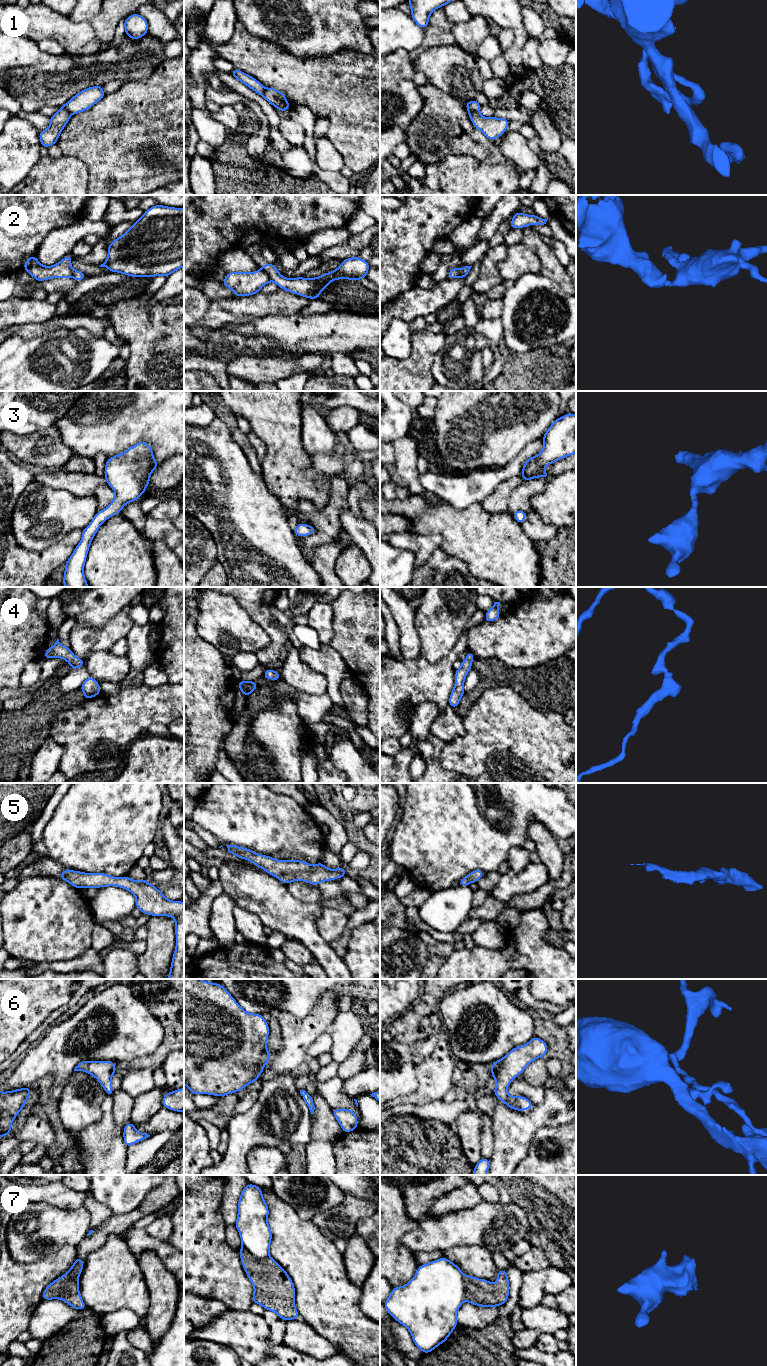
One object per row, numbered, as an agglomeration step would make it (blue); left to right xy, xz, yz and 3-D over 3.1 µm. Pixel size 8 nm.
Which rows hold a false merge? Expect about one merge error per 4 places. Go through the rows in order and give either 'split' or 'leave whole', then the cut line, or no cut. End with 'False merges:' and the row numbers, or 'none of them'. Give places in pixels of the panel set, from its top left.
1: split; cut in yz along (467, 108), (478, 113)
2: split; cut in xz along (261, 269), (271, 280)
3: leave whole; no cut
4: leave whole; no cut
5: leave whole; no cut
6: leave whole; no cut
7: split; cut in xz along (242, 1246), (259, 1259), (269, 1257)
False merges: 1, 2, 7

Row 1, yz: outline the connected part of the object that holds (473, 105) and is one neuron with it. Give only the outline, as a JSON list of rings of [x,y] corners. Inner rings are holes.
[[[471,100],[465,103],[465,107],[472,112],[479,113],[482,106],[479,104],[479,102],[475,100]]]

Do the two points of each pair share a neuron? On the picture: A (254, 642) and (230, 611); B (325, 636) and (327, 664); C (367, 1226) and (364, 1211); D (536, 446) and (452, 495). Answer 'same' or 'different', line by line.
A: same
B: different
C: different
D: same

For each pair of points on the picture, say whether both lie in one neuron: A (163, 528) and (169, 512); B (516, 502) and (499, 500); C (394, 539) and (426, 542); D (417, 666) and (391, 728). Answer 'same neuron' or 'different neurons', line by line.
A: different neurons
B: different neurons
C: same neuron
D: same neuron

